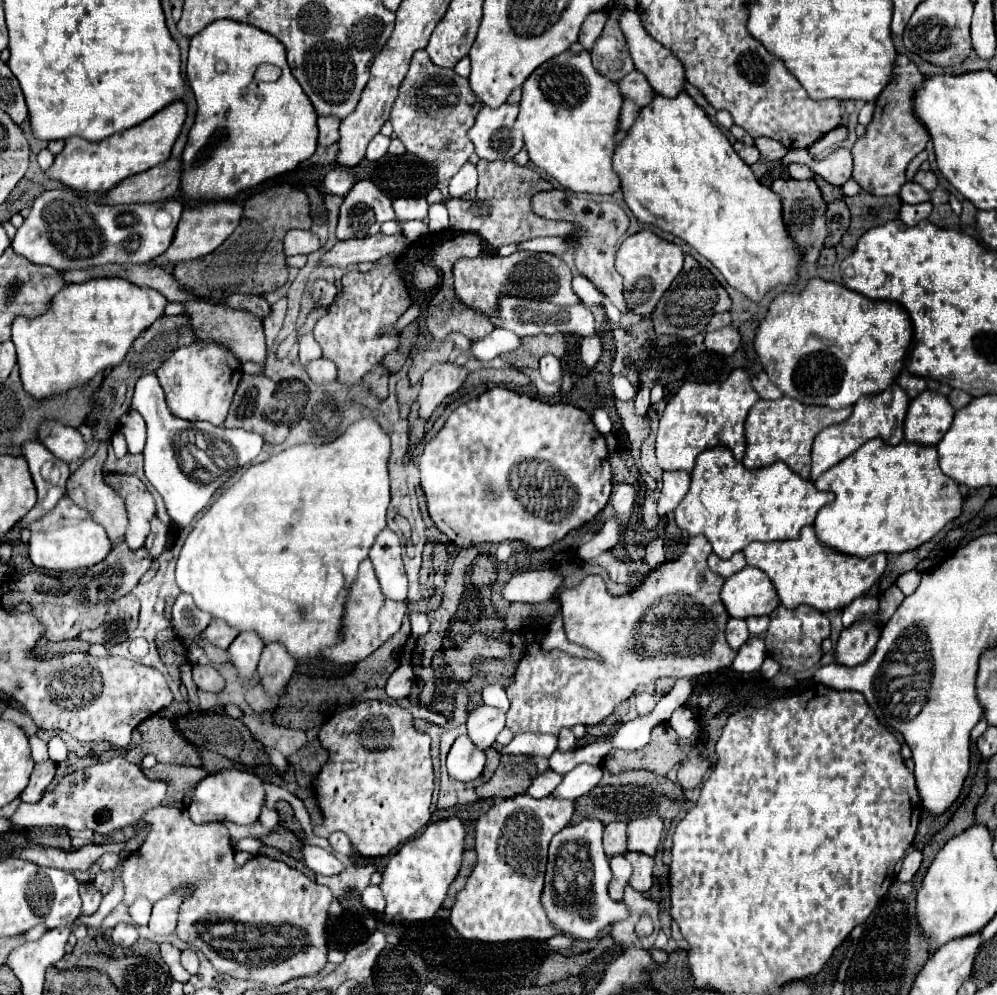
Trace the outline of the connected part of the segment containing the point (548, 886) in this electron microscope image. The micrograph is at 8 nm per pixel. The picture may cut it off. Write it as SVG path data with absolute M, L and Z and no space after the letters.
M598 820L568 824L550 842L542 906L556 928L580 940L592 940L608 924L628 918L626 906L608 896L610 866L602 848L602 830L604 824Z

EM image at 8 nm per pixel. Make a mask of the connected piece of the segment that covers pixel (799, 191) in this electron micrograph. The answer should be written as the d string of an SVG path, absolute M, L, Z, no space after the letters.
M774 180L772 190L782 196L784 220L790 226L790 236L804 248L804 262L816 262L824 246L824 238L828 234L826 220L824 220L826 202L822 200L822 194L816 182L814 180Z

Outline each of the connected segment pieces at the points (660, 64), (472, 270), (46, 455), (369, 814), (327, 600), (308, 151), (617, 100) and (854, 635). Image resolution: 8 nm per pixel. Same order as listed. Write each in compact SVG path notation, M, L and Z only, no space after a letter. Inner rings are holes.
M628 10L628 12L622 14L622 18L620 18L620 28L622 28L622 32L624 32L626 40L628 40L630 54L632 54L632 60L634 60L634 64L636 64L636 70L640 70L640 72L648 78L648 82L652 84L652 88L656 88L658 94L668 96L668 98L680 94L680 92L684 90L684 82L686 82L682 62L680 62L676 56L672 56L670 50L664 50L662 44L654 42L654 40L648 36L648 32L644 32L644 26L640 24L640 18L638 18L638 14L636 14L634 10Z
M514 252L508 258L496 254L480 254L478 258L462 258L454 266L454 288L458 298L486 316L492 316L498 308L500 294L514 294L534 300L546 300L558 306L578 304L578 296L572 290L572 270L560 256L540 252Z
M28 440L28 444L20 446L24 458L30 464L30 472L38 490L38 502L32 512L18 524L18 528L26 528L26 520L36 520L46 514L66 492L66 480L70 476L70 468L66 462L48 452L38 440Z
M364 700L348 710L326 720L318 732L322 748L328 750L328 764L312 782L324 822L314 828L316 836L328 838L332 832L344 832L354 848L354 854L374 858L386 856L420 828L430 822L430 800L434 794L434 770L430 760L430 736L416 732L408 708L396 702Z
M360 418L354 424L346 428L344 434L340 434L336 440L326 442L326 444L296 444L292 448L286 448L278 452L276 456L250 466L234 484L224 488L220 498L202 514L202 518L194 524L192 532L188 534L180 556L176 564L176 582L182 592L192 594L194 602L198 608L204 608L214 616L214 620L226 620L232 628L244 632L244 630L254 630L262 636L266 644L270 642L282 642L288 652L294 656L297 663L310 663L314 658L318 658L320 650L326 646L334 646L340 642L338 628L340 628L340 618L346 602L346 594L350 584L356 578L360 562L368 556L376 534L386 526L386 508L390 502L390 480L388 480L388 458L390 458L390 436L388 432L372 418Z
M216 20L208 24L198 36L192 38L192 48L188 54L188 80L198 102L198 112L194 126L188 134L188 144L184 148L182 160L182 194L188 198L206 198L206 200L226 200L236 196L242 190L254 188L260 182L280 176L294 170L300 162L308 160L318 146L318 128L316 128L316 110L312 102L300 88L298 80L292 76L284 48L278 46L278 40L270 34L264 34L258 28L248 24L238 24L234 20ZM260 64L274 64L282 70L276 82L260 82L254 78Z
M562 52L560 56L544 62L522 86L520 114L516 118L516 128L524 132L524 148L530 154L534 166L548 172L566 190L582 194L614 194L620 190L620 178L612 170L612 154L616 148L614 134L618 132L622 110L622 92L618 82L600 76L592 66L590 52Z
M864 620L850 628L844 628L836 642L834 662L844 666L862 664L872 654L878 638L880 638L880 628L872 620Z

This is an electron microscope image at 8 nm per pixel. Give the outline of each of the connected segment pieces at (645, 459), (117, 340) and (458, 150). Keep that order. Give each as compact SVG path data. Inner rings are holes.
M654 436L646 438L646 442L642 444L642 468L652 476L662 476L662 470L654 458Z
M118 276L92 278L84 284L64 286L64 290L52 298L50 308L44 314L34 318L18 316L12 324L12 342L16 346L24 390L34 398L48 398L88 382L100 370L108 370L110 366L120 364L140 332L164 314L166 304L168 300L154 288L134 286L132 282L126 282Z
M418 50L414 52L410 70L400 84L400 92L390 112L390 122L396 138L404 142L408 152L432 164L438 180L450 180L474 152L474 144L468 140L468 130L476 122L480 106L482 104L474 98L468 78L432 64L426 50Z

